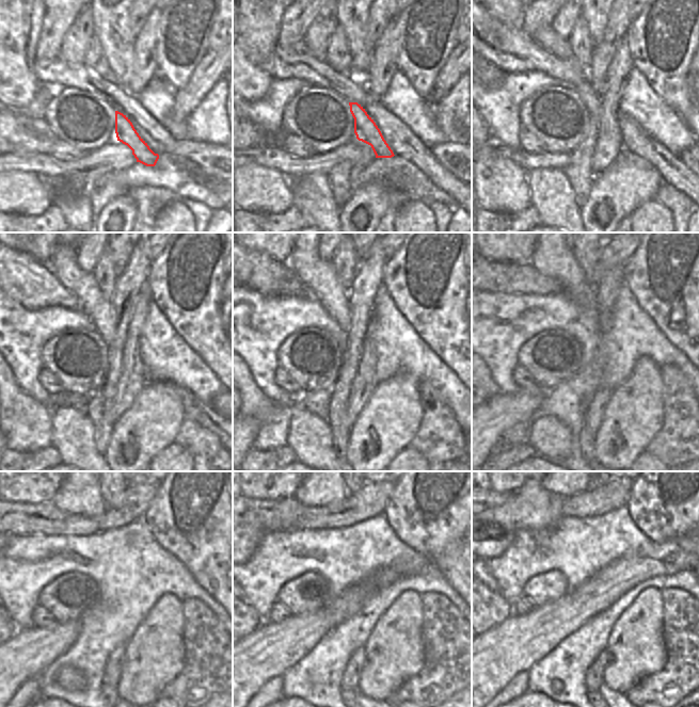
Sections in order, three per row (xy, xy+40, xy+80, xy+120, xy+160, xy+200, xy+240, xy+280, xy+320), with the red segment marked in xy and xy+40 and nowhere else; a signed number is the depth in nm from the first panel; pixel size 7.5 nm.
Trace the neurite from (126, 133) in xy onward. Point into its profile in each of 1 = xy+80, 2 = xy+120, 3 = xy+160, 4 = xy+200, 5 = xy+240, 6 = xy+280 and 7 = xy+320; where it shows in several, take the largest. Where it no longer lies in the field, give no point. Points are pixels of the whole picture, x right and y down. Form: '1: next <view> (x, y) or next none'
1: next xy+80 (546, 37)
2: next xy+120 (64, 266)
3: next xy+160 (318, 276)
4: next xy+200 (553, 257)
5: next xy+240 (79, 493)
6: next xy+280 (312, 493)
7: next xy+320 (565, 493)

